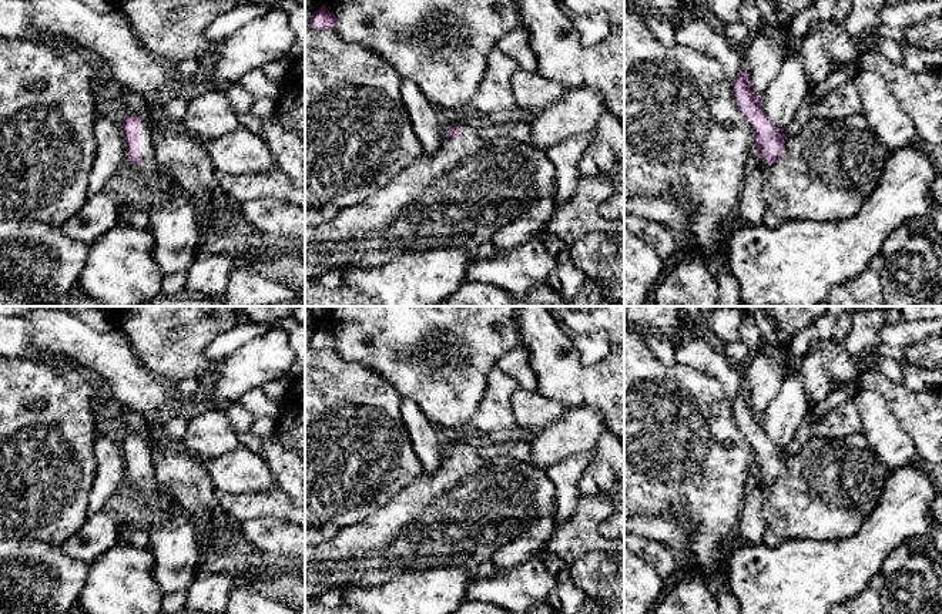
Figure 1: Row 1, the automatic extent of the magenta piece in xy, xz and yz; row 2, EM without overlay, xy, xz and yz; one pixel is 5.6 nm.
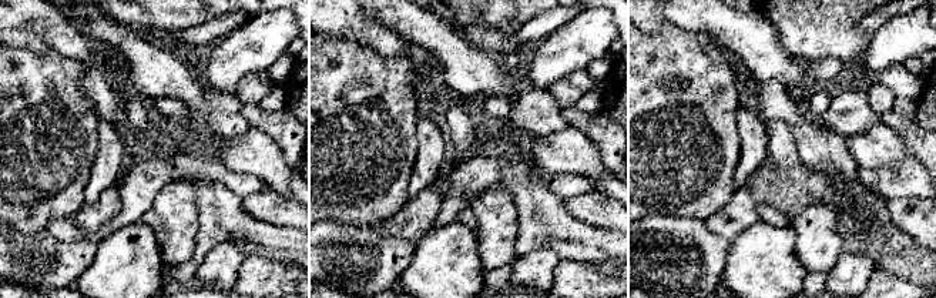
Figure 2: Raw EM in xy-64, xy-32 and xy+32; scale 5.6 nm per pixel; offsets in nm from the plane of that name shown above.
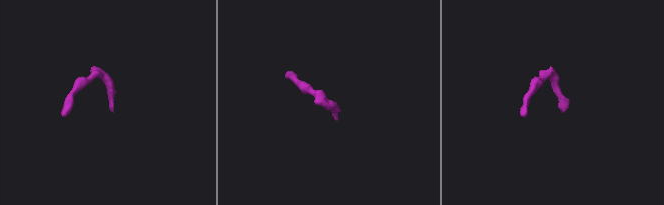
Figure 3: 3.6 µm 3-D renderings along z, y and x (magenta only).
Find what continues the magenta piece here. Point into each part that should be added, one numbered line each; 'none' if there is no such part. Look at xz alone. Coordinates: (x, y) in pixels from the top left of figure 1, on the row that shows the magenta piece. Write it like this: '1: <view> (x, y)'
1: xz (470, 188)

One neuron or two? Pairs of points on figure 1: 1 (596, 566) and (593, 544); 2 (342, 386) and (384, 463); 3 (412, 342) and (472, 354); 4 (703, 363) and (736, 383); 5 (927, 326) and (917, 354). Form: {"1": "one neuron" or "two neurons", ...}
{"1": "two neurons", "2": "one neuron", "3": "one neuron", "4": "one neuron", "5": "two neurons"}

